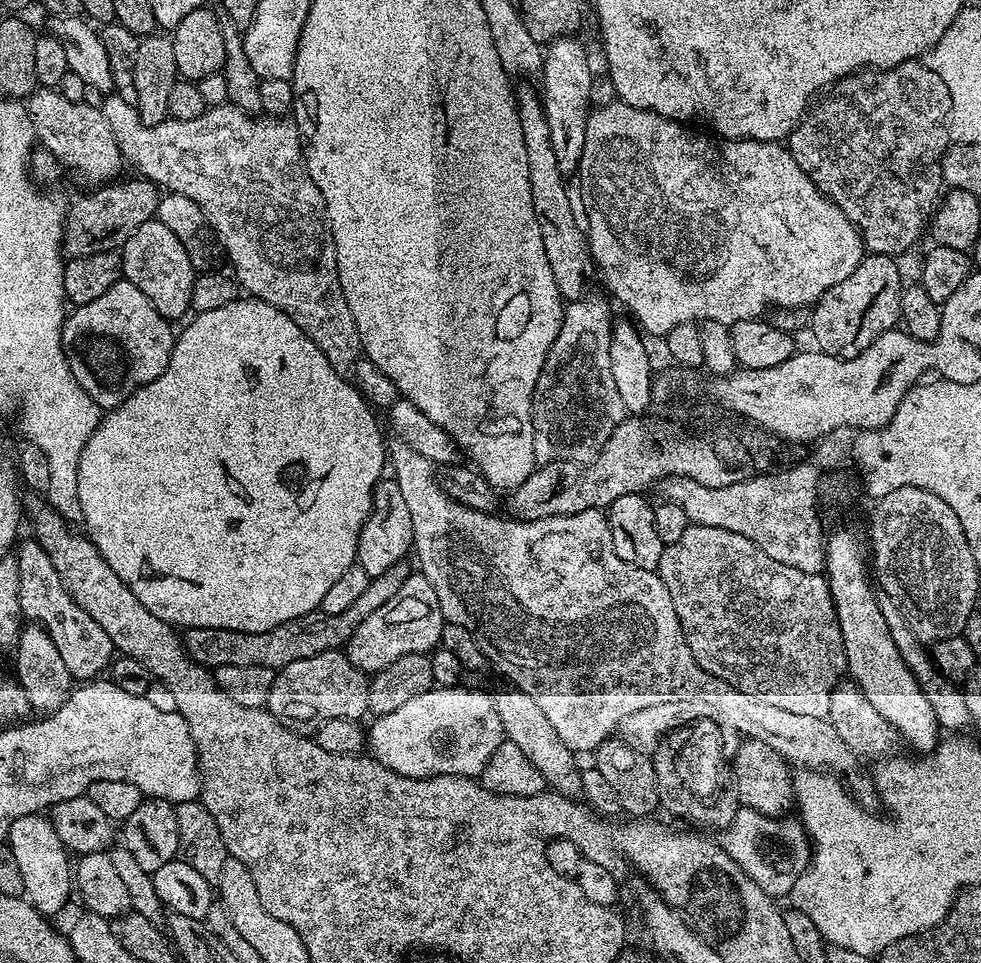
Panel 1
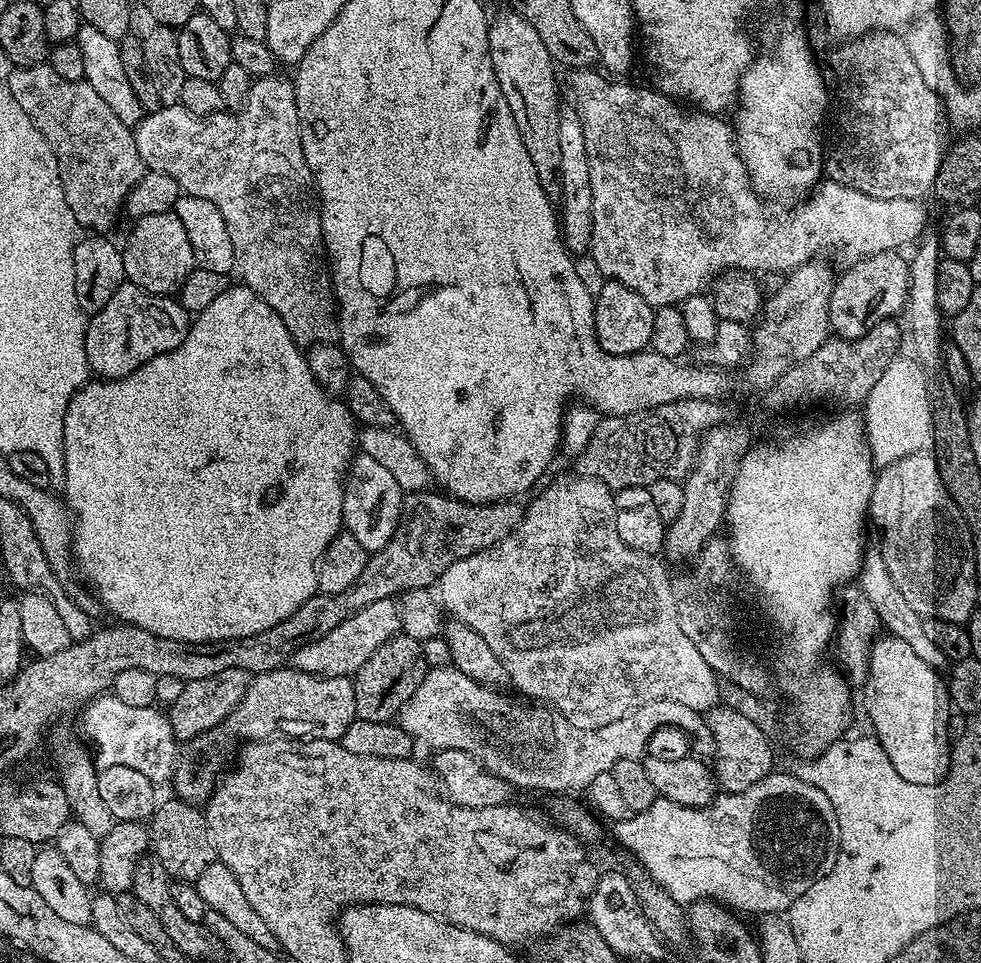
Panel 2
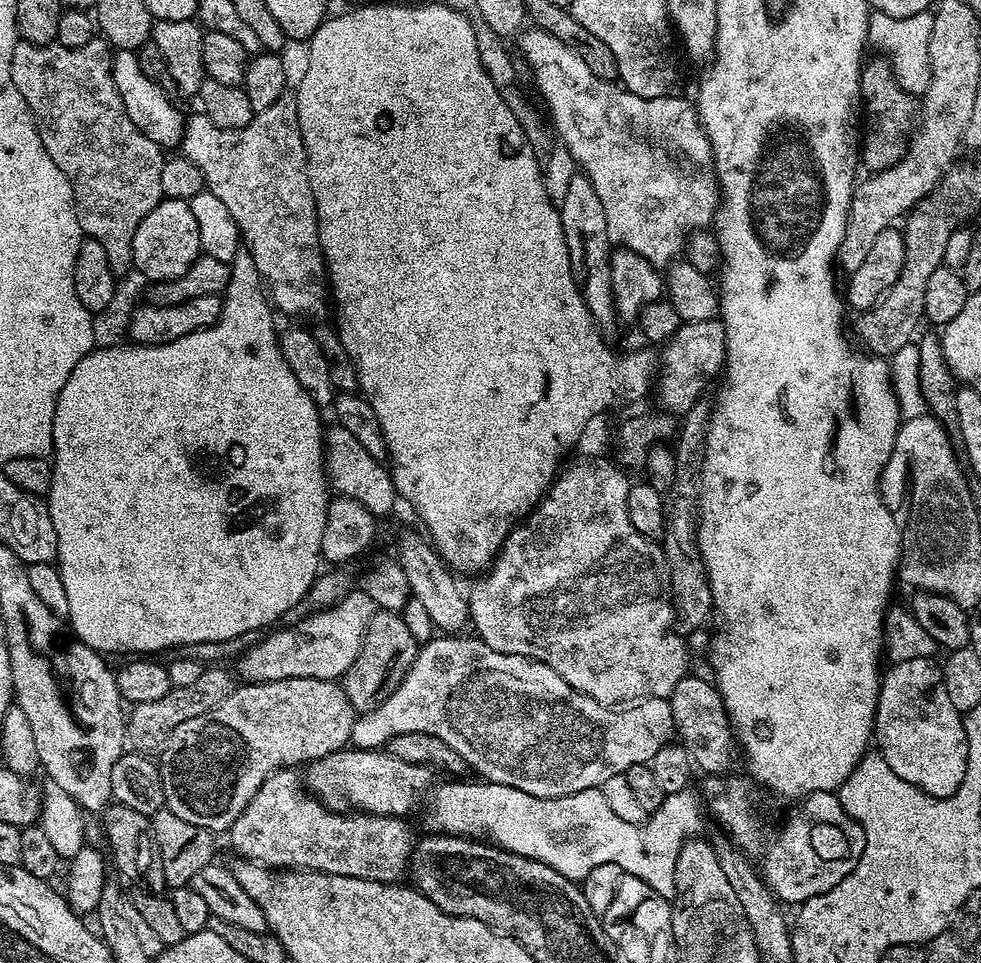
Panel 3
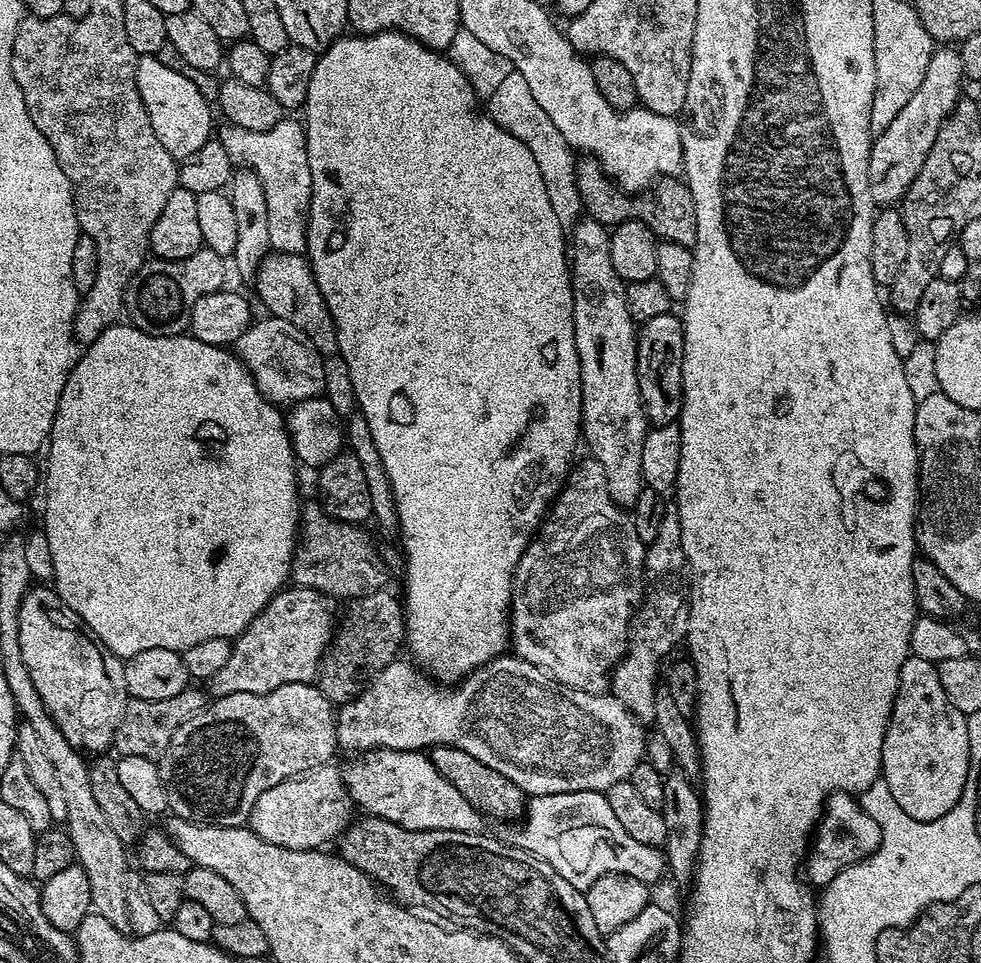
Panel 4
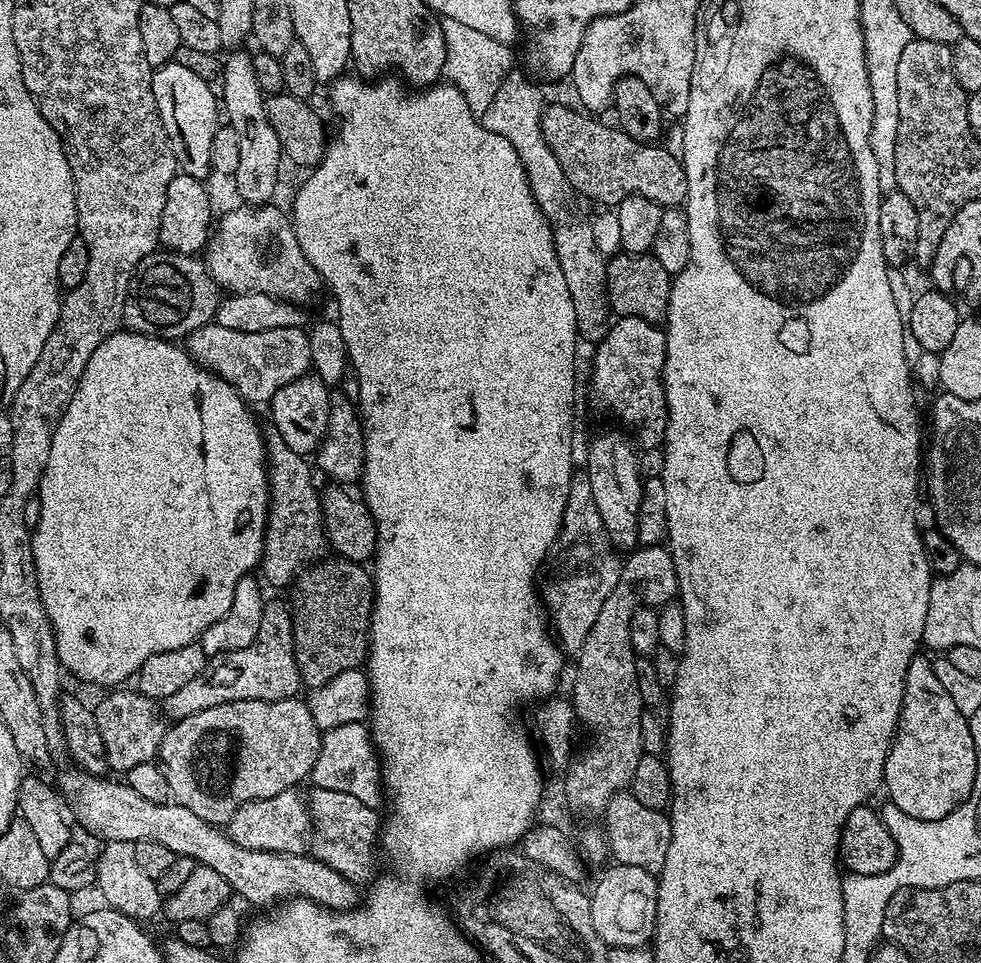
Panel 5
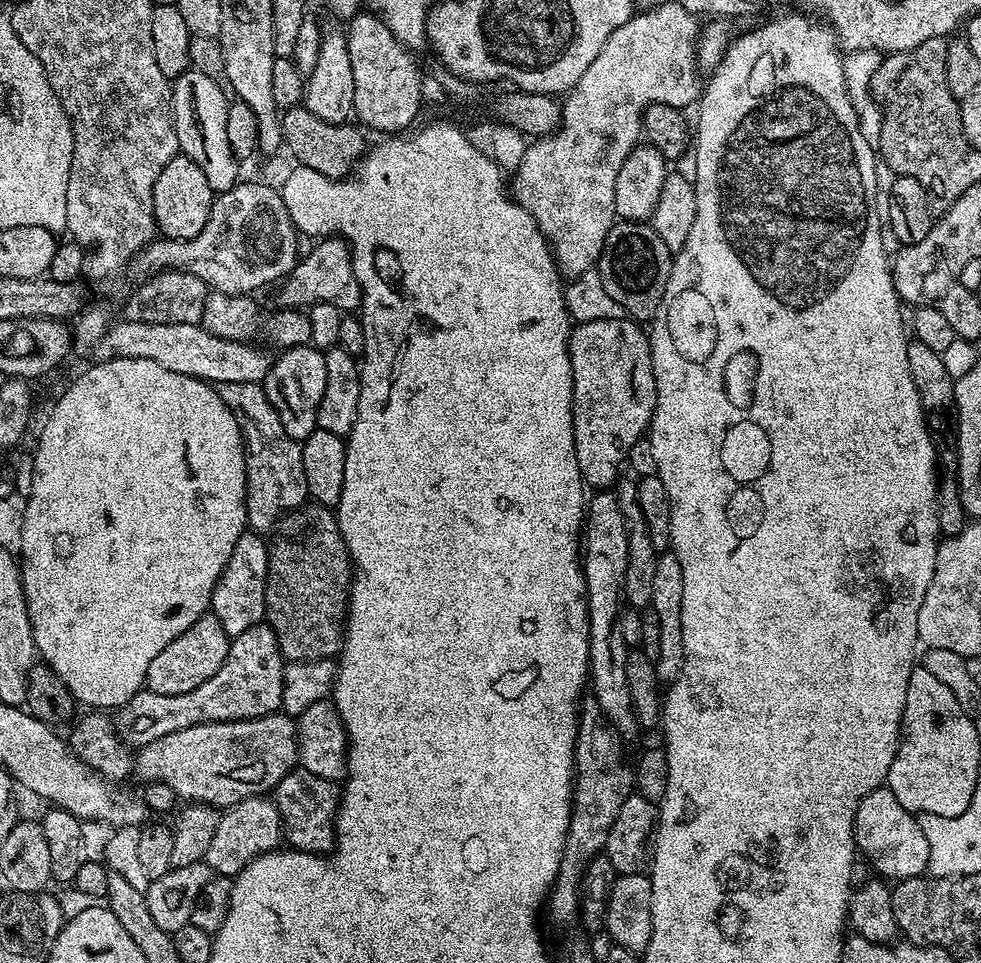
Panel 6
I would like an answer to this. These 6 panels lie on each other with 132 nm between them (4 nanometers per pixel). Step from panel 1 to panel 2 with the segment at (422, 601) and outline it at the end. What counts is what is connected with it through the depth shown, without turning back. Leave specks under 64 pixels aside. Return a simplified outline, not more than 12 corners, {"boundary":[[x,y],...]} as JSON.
{"boundary":[[389,598],[306,642],[291,667],[355,677],[401,631]]}

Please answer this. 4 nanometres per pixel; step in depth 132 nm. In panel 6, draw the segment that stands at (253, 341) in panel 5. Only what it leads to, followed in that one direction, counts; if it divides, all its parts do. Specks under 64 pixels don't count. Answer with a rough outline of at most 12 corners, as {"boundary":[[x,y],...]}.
{"boundary":[[120,318],[97,361],[146,358],[174,374],[266,378],[273,357],[202,323]]}

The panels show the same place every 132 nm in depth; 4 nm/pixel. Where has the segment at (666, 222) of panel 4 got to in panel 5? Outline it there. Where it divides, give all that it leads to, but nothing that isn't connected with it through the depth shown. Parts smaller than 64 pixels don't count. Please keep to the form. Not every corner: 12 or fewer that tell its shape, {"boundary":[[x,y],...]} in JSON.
{"boundary":[[568,104],[541,130],[596,204],[688,199],[683,159]]}

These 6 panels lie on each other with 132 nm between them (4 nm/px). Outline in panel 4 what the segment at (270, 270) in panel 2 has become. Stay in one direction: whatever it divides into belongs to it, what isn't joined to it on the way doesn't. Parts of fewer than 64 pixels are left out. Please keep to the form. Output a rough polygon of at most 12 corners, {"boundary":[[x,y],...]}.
{"boundary":[[304,126],[225,127],[233,165],[262,182],[272,252],[308,246]]}

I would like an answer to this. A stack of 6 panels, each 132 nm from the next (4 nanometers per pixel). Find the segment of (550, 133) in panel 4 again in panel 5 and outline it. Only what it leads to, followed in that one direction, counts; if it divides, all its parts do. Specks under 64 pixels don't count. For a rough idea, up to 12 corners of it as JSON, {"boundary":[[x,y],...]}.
{"boundary":[[519,68],[480,117],[522,159],[574,302],[577,337],[610,316],[608,260],[542,134],[546,100]]}

